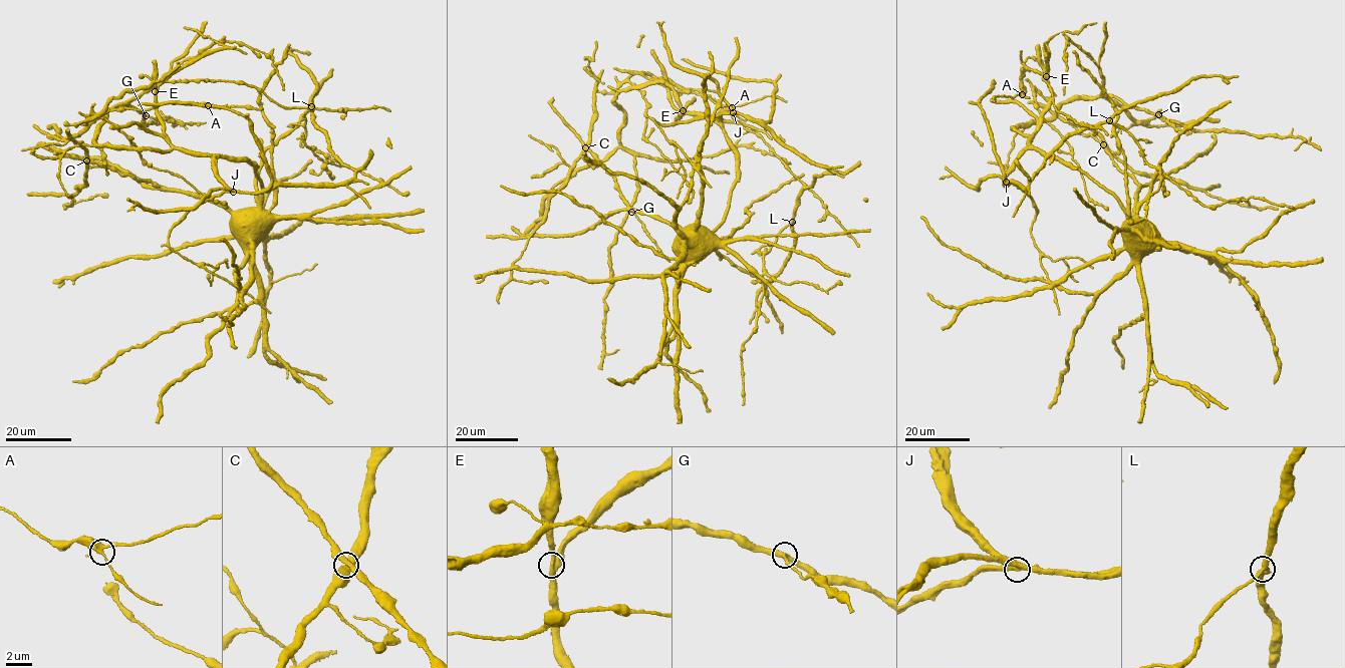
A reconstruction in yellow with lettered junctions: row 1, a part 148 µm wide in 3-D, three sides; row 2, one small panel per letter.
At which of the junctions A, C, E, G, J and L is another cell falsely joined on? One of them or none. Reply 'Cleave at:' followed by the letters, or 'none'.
Cleave at: none

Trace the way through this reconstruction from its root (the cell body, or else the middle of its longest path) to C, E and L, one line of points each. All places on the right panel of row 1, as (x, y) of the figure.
C: (1127, 229), (1135, 218), (1138, 186), (1132, 177), (1121, 173), (1103, 144)
E: (1127, 229), (1123, 224), (1127, 215), (1111, 193), (1078, 170), (1045, 156), (1030, 144), (1051, 99), (1046, 77)
L: (1127, 229), (1127, 215), (1111, 193), (1034, 149), (1025, 150), (1003, 185), (1025, 191), (1064, 140), (1109, 120)

